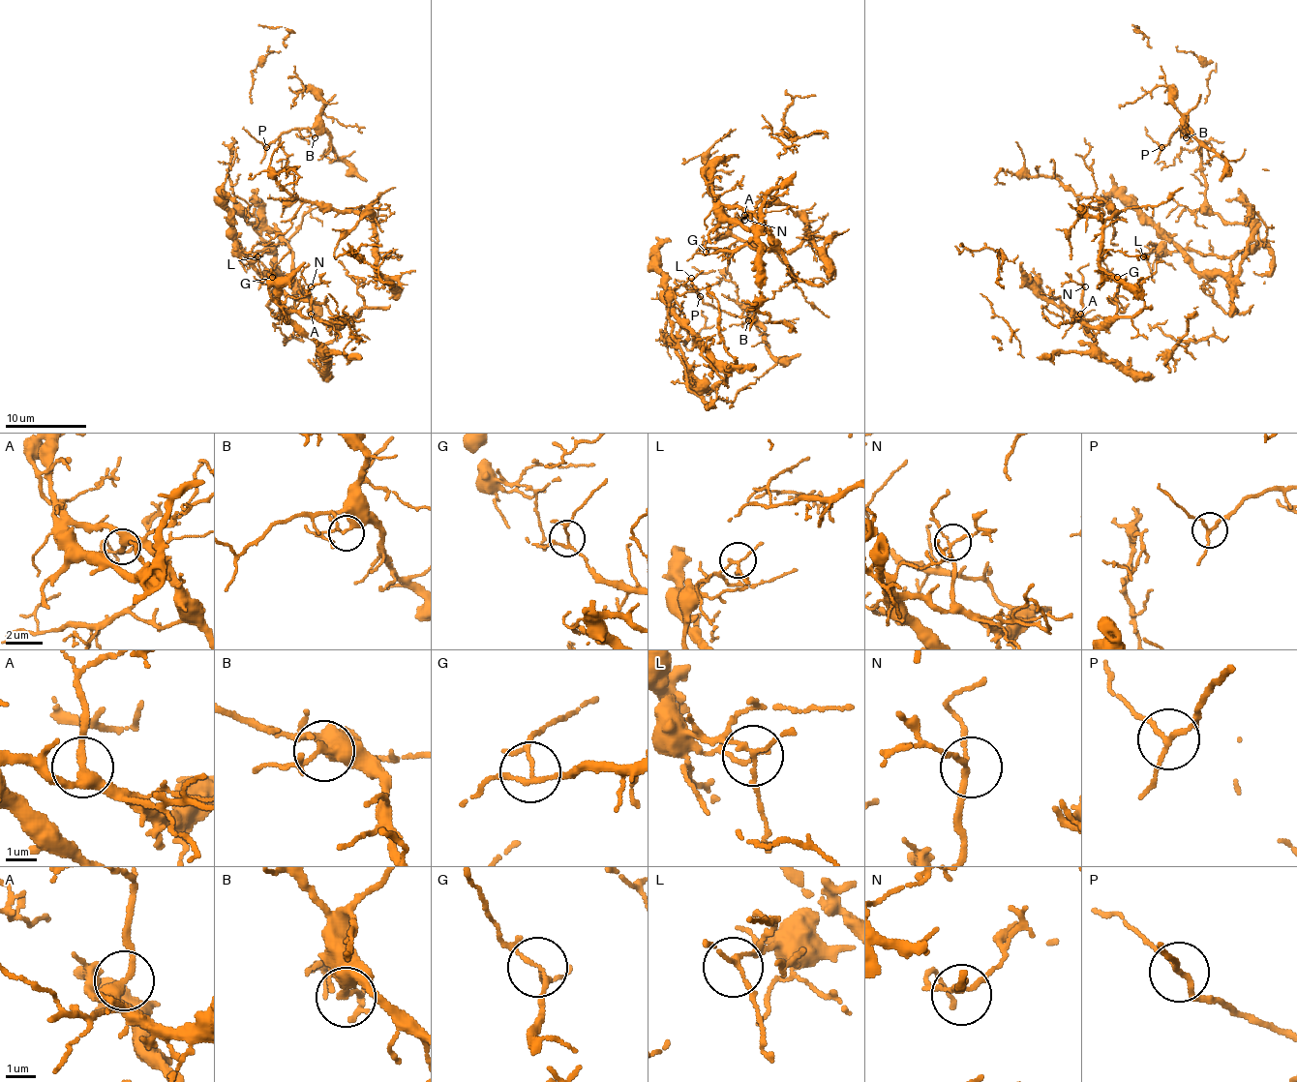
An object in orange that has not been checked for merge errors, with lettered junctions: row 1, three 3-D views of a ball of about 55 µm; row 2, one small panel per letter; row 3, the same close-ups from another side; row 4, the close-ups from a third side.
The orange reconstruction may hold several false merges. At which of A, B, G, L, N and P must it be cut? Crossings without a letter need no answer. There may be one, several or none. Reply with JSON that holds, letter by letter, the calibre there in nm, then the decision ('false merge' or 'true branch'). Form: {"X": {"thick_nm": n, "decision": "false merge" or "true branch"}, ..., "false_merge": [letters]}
{"A": {"thick_nm": 300, "decision": "true branch"}, "B": {"thick_nm": 240, "decision": "true branch"}, "G": {"thick_nm": 120, "decision": "true branch"}, "L": {"thick_nm": 130, "decision": "true branch"}, "N": {"thick_nm": 150, "decision": "true branch"}, "P": {"thick_nm": 140, "decision": "true branch"}, "false_merge": []}

